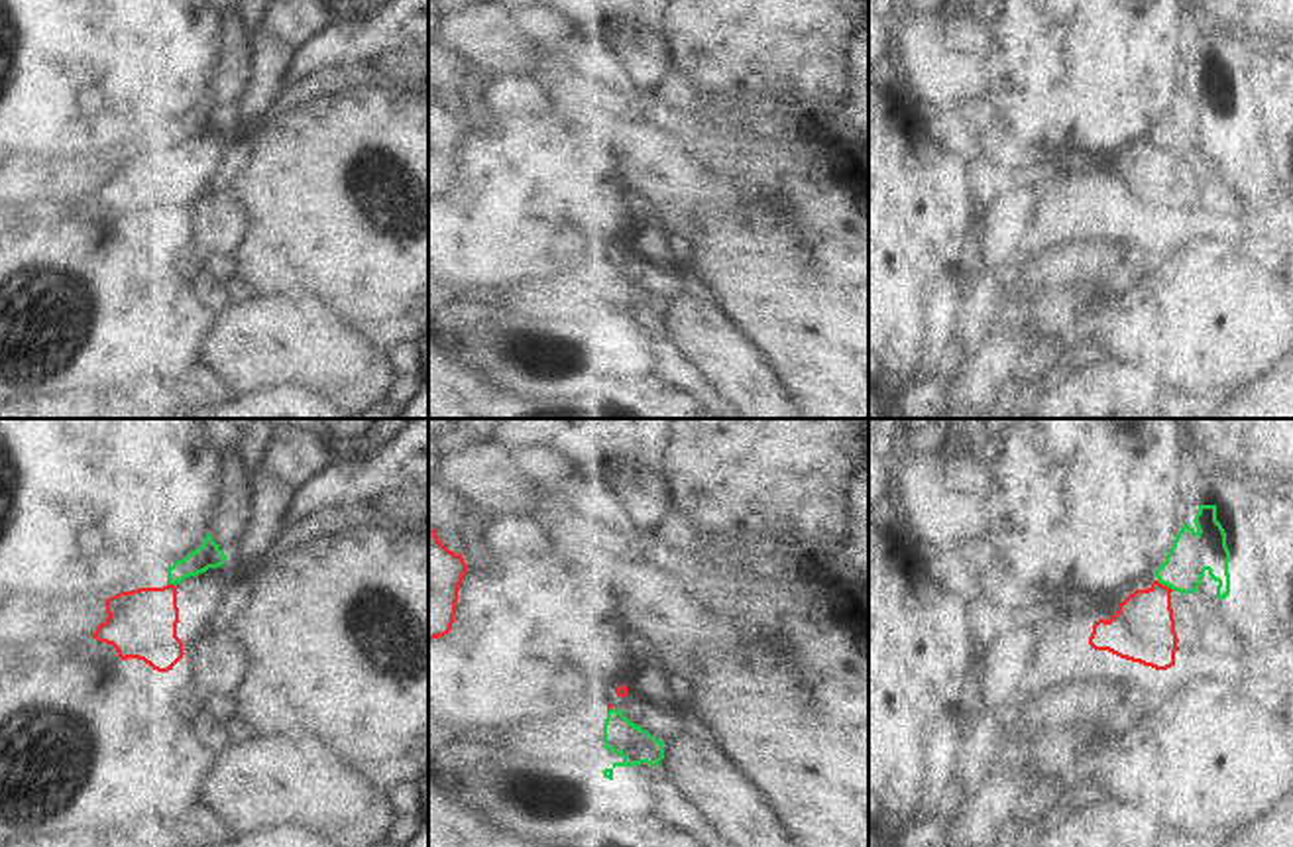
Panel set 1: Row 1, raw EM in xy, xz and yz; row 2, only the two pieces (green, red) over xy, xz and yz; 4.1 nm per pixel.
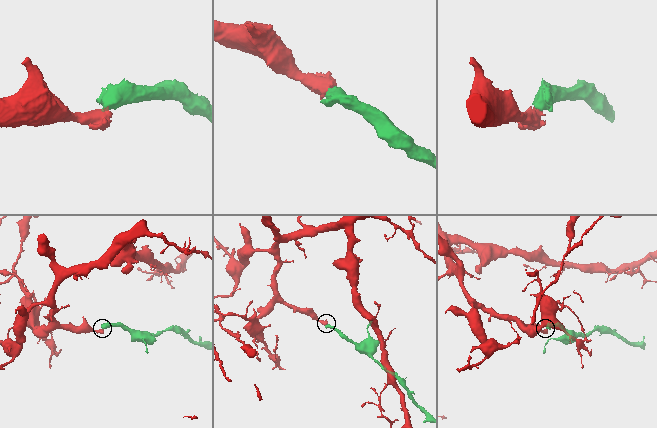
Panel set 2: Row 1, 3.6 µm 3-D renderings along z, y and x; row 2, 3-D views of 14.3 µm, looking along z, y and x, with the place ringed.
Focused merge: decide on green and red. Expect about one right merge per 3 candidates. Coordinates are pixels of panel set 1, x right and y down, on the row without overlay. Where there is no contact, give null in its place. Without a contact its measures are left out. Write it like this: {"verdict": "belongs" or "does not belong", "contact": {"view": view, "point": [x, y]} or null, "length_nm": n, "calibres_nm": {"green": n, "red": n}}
{"verdict": "does not belong", "contact": {"view": "yz", "point": [1166, 144]}, "length_nm": 90, "calibres_nm": {"green": 170, "red": 260}}

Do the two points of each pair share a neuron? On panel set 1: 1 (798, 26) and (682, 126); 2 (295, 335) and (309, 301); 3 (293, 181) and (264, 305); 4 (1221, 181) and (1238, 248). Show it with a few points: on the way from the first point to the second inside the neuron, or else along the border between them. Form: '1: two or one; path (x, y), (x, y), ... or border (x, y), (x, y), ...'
1: two; border (690, 118), (696, 128), (696, 142)
2: one; path (303, 327), (307, 309)
3: two; border (311, 291), (252, 297)
4: two; border (1233, 225), (1244, 228), (1260, 226)

